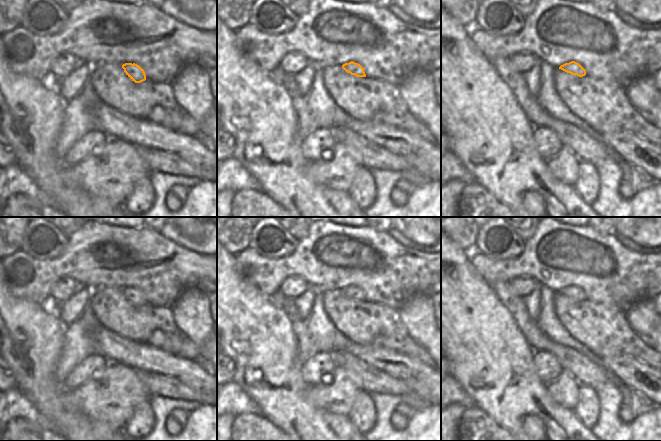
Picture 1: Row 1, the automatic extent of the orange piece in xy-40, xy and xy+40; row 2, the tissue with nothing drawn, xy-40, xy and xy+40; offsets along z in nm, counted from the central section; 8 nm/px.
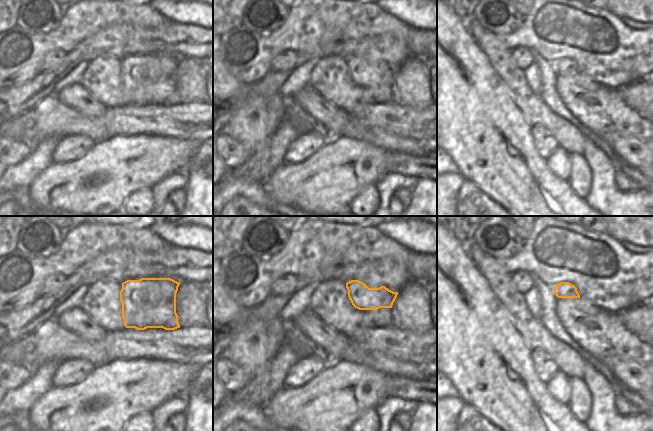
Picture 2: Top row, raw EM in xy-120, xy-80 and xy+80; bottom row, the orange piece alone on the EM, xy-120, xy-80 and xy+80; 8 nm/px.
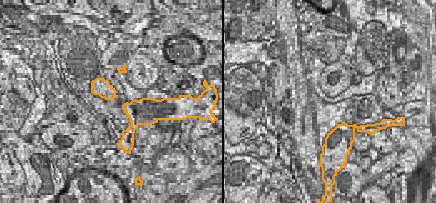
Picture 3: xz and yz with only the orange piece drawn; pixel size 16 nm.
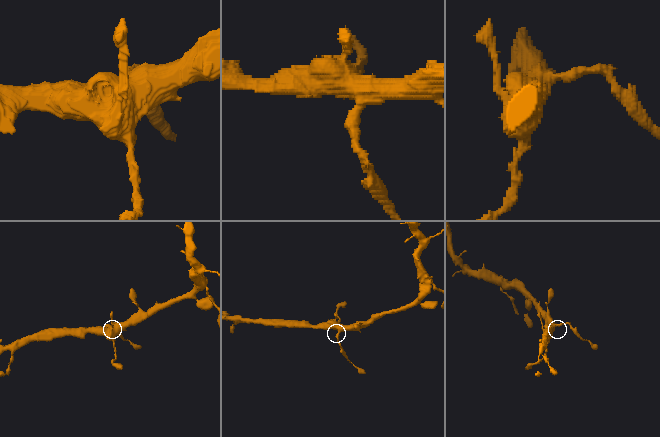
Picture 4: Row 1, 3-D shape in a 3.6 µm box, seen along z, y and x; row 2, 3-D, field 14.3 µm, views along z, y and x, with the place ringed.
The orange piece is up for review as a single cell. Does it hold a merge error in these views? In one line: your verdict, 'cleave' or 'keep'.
cleave

